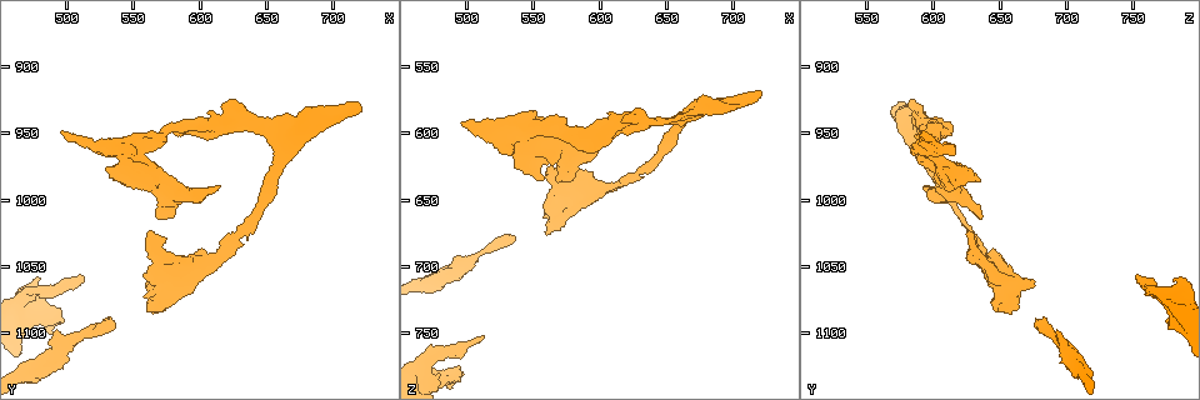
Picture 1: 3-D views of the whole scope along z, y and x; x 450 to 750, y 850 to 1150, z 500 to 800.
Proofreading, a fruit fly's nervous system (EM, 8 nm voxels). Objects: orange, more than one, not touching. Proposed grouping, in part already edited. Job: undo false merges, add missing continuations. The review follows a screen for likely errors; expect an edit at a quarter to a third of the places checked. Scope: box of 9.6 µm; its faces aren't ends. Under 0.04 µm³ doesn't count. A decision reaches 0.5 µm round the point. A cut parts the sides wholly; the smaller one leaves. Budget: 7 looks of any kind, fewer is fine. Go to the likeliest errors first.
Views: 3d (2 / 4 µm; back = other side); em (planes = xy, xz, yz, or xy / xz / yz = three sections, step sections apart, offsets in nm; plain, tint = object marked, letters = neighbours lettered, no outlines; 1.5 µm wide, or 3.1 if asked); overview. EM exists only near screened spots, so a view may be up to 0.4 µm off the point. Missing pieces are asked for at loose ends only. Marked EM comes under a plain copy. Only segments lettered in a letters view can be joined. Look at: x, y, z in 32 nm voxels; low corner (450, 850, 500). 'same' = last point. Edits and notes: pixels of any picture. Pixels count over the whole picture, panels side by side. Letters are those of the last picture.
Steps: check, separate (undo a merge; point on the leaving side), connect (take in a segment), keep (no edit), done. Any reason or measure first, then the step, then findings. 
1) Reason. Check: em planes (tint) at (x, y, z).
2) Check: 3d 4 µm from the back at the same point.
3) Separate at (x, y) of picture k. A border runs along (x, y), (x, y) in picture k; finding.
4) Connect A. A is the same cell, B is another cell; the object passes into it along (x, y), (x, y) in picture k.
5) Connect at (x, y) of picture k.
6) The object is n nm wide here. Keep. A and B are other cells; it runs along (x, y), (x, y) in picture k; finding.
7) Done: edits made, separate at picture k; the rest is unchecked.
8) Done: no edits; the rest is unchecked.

Branch stops here. Check: 3d 4 µm at (496, 1092, 776).

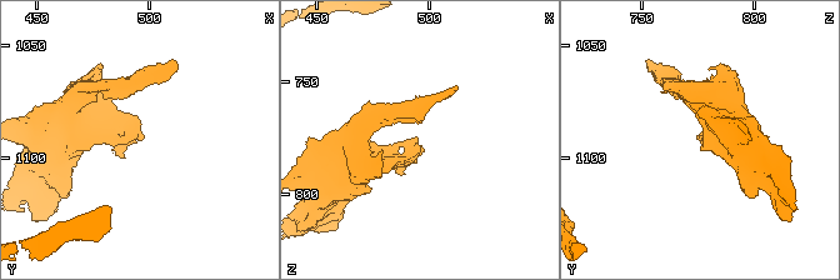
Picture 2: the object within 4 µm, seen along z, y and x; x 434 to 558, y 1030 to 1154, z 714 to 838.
Shape alone is not enough. Check: em planes (letters) at (493, 1090, 775).

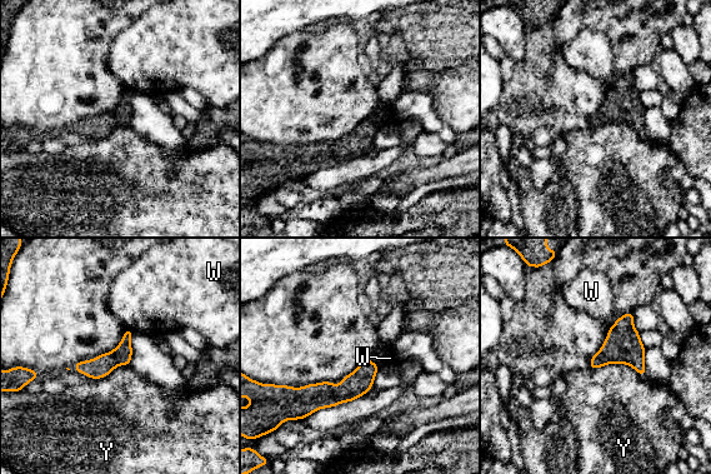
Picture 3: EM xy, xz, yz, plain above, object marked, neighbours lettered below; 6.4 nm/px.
The object is 140 nm wide here. Keep. W and Y are other cells; it runs along (374, 368), (343, 393), (305, 393) in picture 3; none of them fits.

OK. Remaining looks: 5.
Branch stops here. Check: 3d 4 µm at (612, 990, 596).

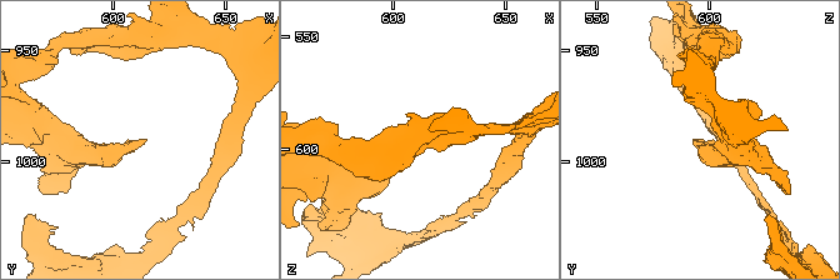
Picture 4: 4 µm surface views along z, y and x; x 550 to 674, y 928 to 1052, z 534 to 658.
Now the EM. Check: em xy step 4 (tint) at (614, 991, 596).

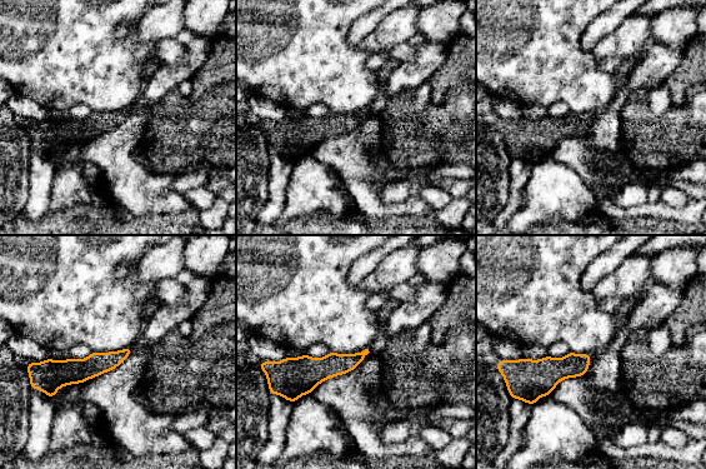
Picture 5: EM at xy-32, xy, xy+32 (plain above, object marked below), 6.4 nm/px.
Another direction. Check: em planes (letters) at the same point.

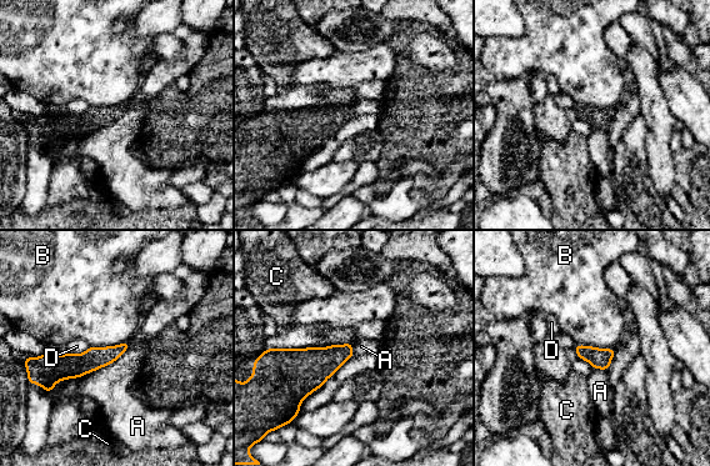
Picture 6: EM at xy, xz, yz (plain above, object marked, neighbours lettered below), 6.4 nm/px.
Keep. A, B, C and D are other cells; it runs along (124, 346), (83, 364), (50, 364) in picture 6; none of them fits.

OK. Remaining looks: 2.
An open end. Check: 3d 4 µm at (564, 952, 586).

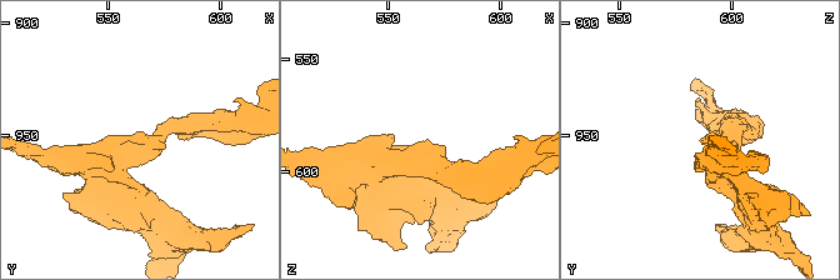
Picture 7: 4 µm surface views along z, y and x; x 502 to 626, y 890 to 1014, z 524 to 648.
The arms are 220, 300 nm wide; now the EM. Check: em xz step 8 (letters) at (565, 954, 585).

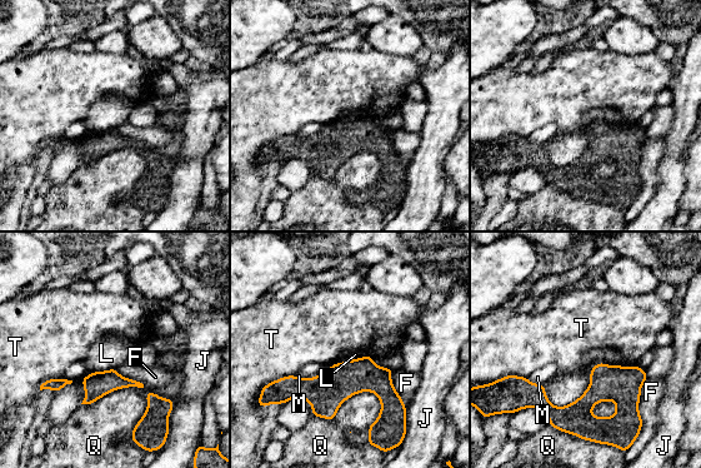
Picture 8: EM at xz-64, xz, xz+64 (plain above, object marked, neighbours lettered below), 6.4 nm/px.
Keep. F, J, L, M, Q and T are other cells; a border runs along (636, 364), (544, 392) in picture 8; no lettered segment goes on from it.

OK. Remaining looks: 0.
Done: no edits; the rest is unchecked.

